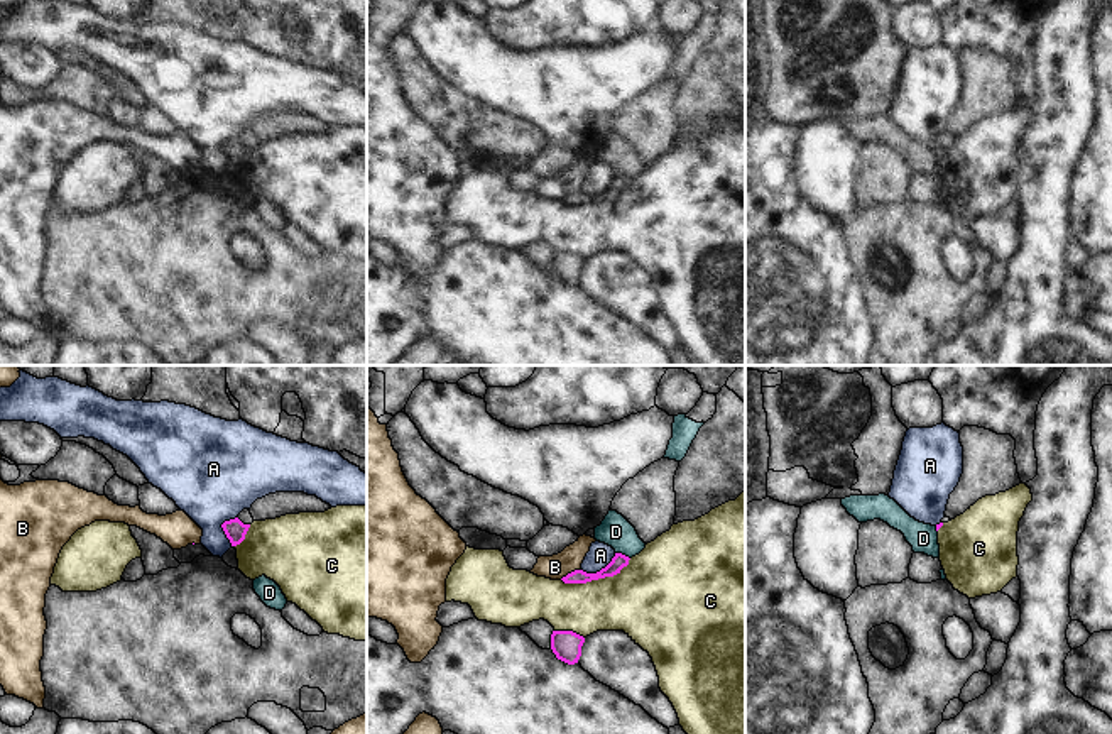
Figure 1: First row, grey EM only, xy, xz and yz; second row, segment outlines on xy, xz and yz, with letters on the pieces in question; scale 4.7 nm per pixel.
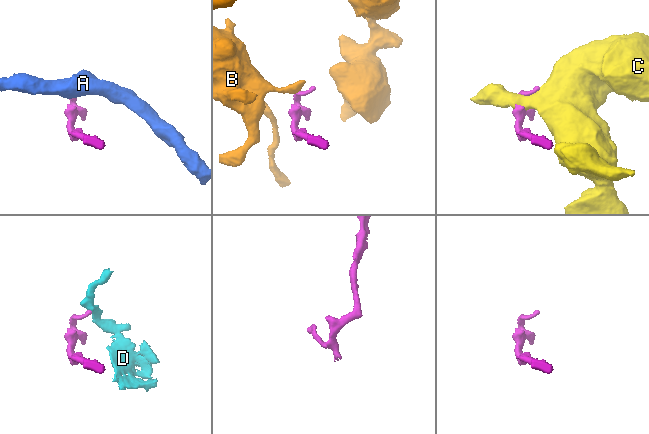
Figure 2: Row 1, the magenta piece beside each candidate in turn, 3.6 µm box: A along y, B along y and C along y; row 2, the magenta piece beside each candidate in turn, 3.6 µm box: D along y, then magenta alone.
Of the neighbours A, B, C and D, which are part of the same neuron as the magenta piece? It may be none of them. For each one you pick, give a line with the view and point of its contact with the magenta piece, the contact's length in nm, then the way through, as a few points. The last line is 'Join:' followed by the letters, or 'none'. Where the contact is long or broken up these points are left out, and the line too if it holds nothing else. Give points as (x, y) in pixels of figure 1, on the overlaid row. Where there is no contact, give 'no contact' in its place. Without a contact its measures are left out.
Join: none

